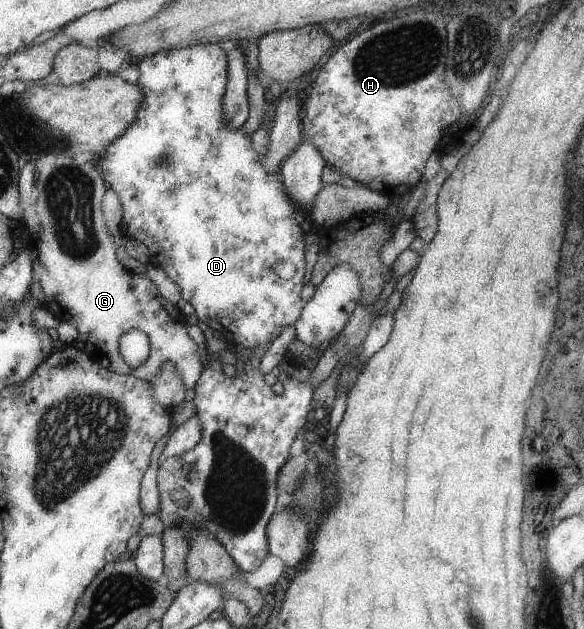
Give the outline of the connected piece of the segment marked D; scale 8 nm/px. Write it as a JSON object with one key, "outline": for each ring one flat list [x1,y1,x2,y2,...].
{"outline":[[197,44,186,48,162,49,136,59,139,76,136,85,141,89,142,105,132,123,125,127,122,133,113,139,101,152,98,167,102,170,103,178,109,183,110,189,116,193,121,205,121,220,119,223,126,235,137,239,149,251,150,262,159,265,161,270,180,288,181,298,190,303,200,322,224,326,226,342,242,347,259,348,270,345,274,337,288,325,293,325,301,315,302,299,300,289,304,281,304,237,308,229,312,228,309,217,288,202,284,191,284,184,280,180,279,170,269,170,262,163,262,156,252,147,249,133,240,126,233,128,224,121,223,99,226,87,226,55,218,45]]}

